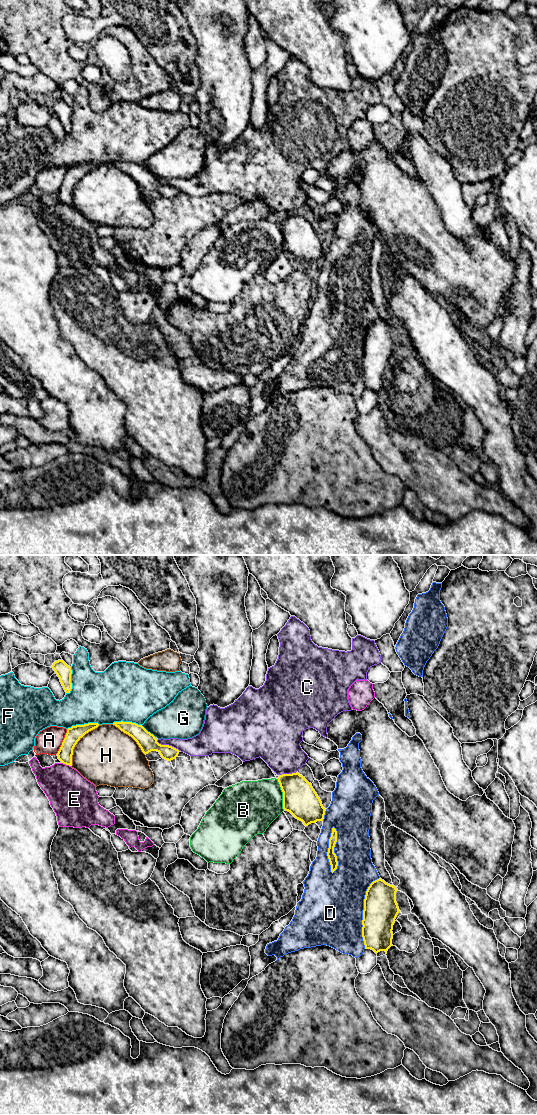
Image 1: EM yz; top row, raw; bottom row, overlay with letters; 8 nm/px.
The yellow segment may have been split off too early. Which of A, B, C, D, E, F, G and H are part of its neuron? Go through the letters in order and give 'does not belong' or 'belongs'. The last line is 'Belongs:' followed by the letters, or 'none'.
A: does not belong
B: does not belong
C: does not belong
D: does not belong
E: does not belong
F: does not belong
G: does not belong
H: does not belong
Belongs: none

